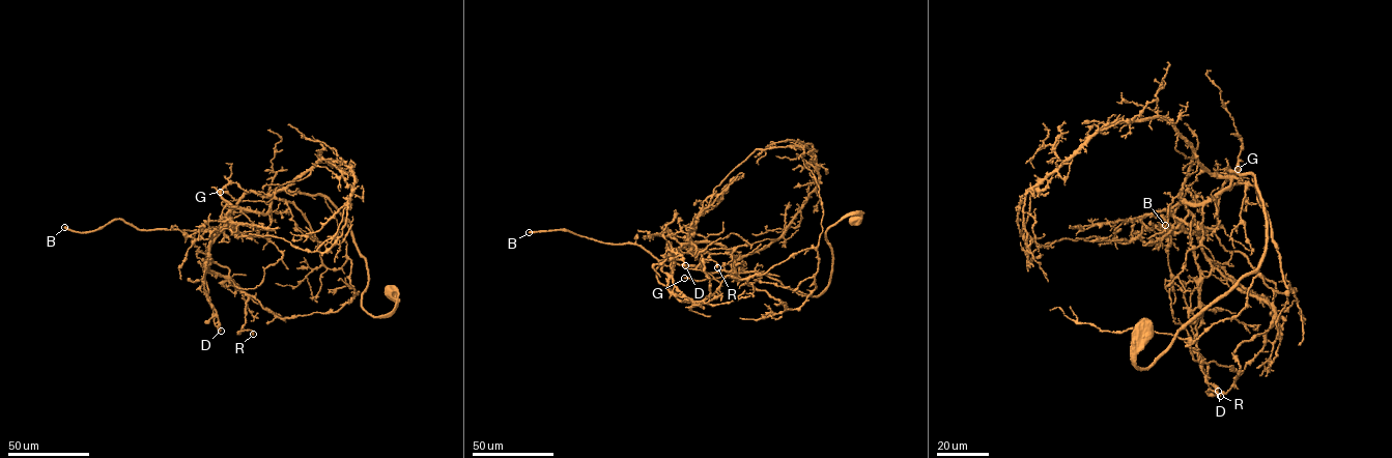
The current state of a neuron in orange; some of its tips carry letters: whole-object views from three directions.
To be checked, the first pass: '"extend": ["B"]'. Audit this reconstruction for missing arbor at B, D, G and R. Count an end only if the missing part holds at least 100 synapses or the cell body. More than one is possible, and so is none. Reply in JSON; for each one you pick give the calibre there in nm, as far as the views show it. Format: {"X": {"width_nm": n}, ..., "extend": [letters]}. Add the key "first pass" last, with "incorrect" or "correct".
{"B": {"width_nm": 600}, "extend": ["B"], "first pass": "correct"}

